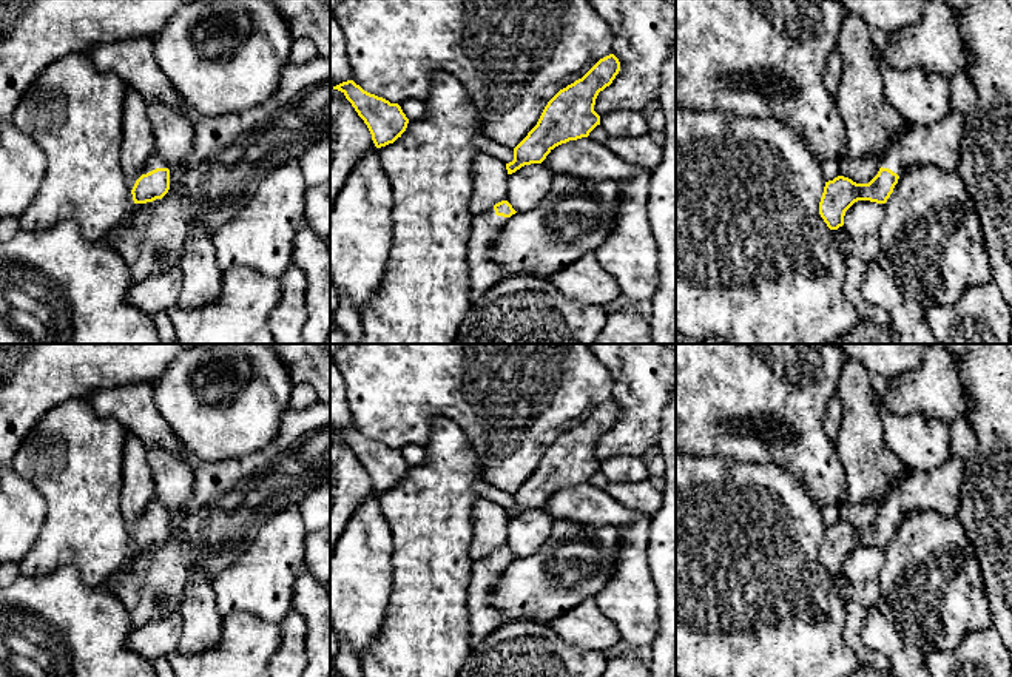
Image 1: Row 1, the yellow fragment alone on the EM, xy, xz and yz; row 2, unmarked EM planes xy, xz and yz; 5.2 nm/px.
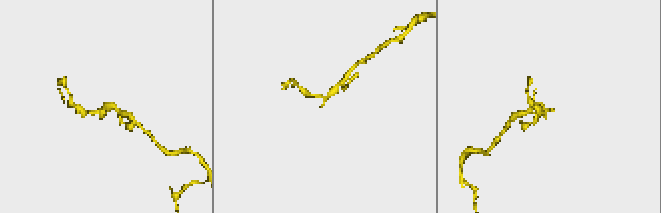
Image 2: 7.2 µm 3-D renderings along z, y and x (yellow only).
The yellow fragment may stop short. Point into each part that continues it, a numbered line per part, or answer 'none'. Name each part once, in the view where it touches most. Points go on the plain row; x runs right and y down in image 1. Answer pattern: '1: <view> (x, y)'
1: xy (156, 506)

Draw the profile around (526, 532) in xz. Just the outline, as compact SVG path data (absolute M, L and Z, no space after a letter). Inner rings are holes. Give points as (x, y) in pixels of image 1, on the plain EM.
M543 509L525 510L508 521L506 546L518 557L535 554L549 538L552 518Z

